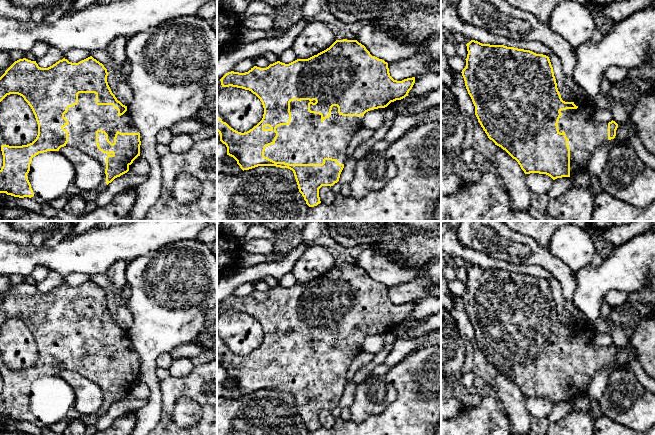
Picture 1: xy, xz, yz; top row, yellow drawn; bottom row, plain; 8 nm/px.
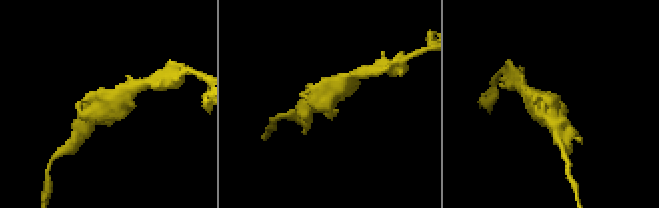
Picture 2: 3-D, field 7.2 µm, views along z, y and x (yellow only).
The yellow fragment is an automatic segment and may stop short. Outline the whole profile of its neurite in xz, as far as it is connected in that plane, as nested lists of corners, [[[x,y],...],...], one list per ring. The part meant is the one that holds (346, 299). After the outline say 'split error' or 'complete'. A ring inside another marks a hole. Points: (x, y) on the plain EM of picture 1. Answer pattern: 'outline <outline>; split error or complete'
outline [[[336,264],[329,272],[308,283],[297,283],[289,288],[277,285],[266,292],[254,290],[248,296],[228,296],[221,303],[222,311],[237,311],[251,315],[262,326],[262,344],[247,356],[231,352],[217,335],[217,355],[220,365],[227,371],[227,379],[233,381],[240,392],[249,394],[258,390],[276,390],[293,395],[299,416],[309,431],[321,427],[319,413],[333,410],[339,405],[347,384],[346,375],[353,359],[362,351],[362,341],[370,334],[385,332],[391,326],[408,320],[415,301],[394,304],[388,287],[372,280],[357,264]]]; split error

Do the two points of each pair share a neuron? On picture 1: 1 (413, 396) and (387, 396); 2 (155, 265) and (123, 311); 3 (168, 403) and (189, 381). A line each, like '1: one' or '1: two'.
1: two
2: two
3: one

